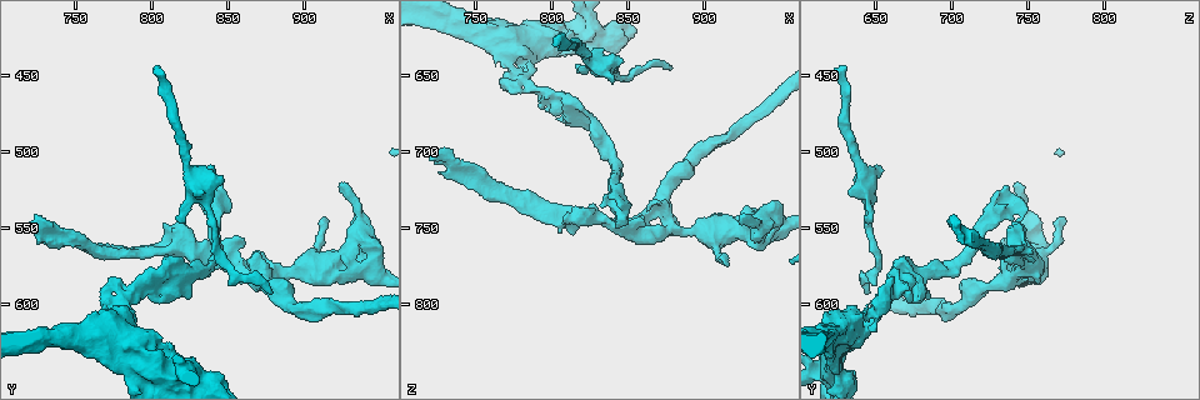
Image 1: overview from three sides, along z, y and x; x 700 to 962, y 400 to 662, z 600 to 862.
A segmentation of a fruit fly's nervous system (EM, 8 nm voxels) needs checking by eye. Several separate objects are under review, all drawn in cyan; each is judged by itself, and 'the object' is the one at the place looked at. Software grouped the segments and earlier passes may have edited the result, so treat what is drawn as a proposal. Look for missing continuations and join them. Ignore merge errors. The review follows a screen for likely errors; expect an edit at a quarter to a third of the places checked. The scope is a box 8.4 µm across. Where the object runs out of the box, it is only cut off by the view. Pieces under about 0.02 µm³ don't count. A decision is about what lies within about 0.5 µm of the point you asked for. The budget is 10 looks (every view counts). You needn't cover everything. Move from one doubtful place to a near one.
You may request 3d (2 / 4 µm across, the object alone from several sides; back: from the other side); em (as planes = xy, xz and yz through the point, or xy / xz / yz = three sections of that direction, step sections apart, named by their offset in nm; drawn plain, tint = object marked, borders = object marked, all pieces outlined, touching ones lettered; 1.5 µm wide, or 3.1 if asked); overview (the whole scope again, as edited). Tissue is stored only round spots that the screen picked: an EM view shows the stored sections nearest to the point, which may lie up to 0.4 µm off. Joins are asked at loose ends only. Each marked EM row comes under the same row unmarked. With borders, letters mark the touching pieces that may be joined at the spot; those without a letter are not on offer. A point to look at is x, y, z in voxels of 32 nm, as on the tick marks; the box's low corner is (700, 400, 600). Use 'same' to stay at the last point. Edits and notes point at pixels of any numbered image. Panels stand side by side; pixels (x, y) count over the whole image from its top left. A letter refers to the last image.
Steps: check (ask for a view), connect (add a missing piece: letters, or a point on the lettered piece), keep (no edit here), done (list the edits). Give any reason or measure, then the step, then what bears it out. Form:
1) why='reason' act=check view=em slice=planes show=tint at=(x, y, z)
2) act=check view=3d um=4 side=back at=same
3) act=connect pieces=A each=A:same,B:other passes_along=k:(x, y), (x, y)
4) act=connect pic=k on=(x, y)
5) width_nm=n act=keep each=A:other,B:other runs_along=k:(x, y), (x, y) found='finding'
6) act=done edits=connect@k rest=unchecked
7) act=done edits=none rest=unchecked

why='an open end' act=check view=em slice=planes show=borders at=(820, 570, 668)

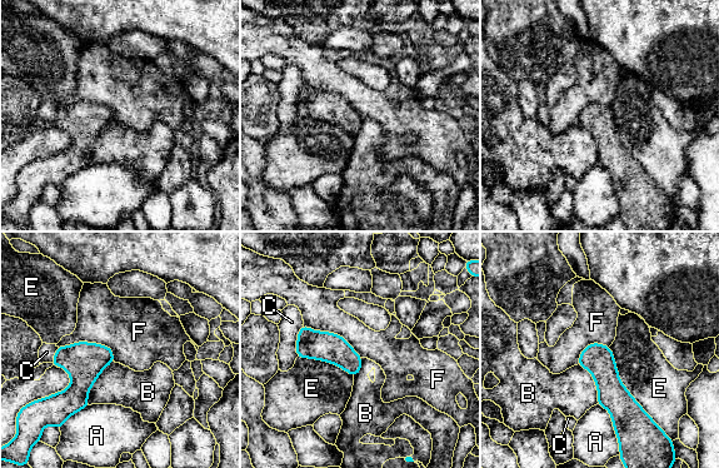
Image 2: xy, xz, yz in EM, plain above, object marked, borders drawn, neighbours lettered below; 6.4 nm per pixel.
width_nm=170 act=keep each=A:other,B:other,C:other,E:other,F:other runs_along=2:(595, 345), (618, 419) found='no lettered piece goes on from it'

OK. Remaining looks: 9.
why='tapers out' act=check view=em slice=planes show=tint at=(802, 444, 628)

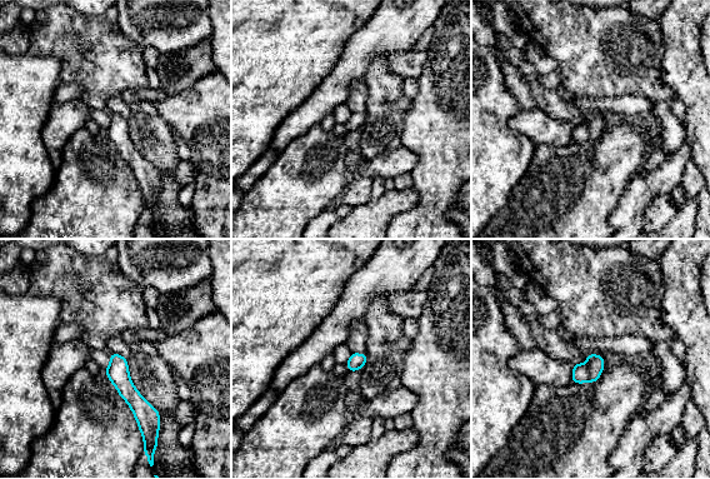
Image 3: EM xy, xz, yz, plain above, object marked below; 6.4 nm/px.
why='see the neighbours' act=check view=em slice=planes show=borders at=same

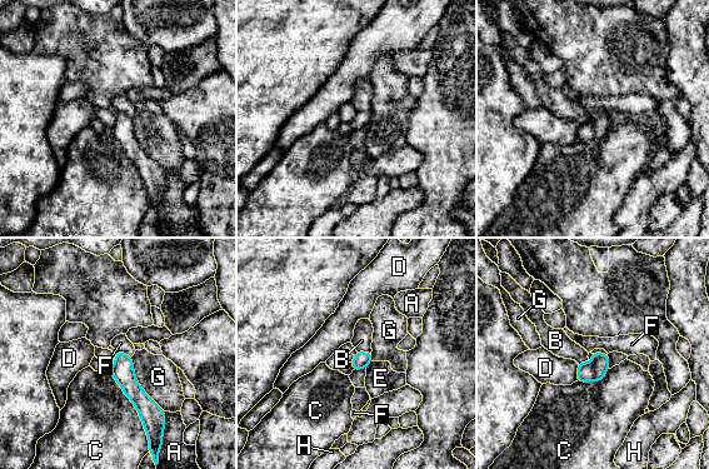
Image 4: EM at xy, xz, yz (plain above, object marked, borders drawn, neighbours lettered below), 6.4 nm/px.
longest_contact=C:500nm act=connect pieces=B each=A:other,B:same,C:other,D:other,E:other,F:other,G:other,H:other found='it goes on there'

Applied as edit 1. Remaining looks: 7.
act=check view=overview

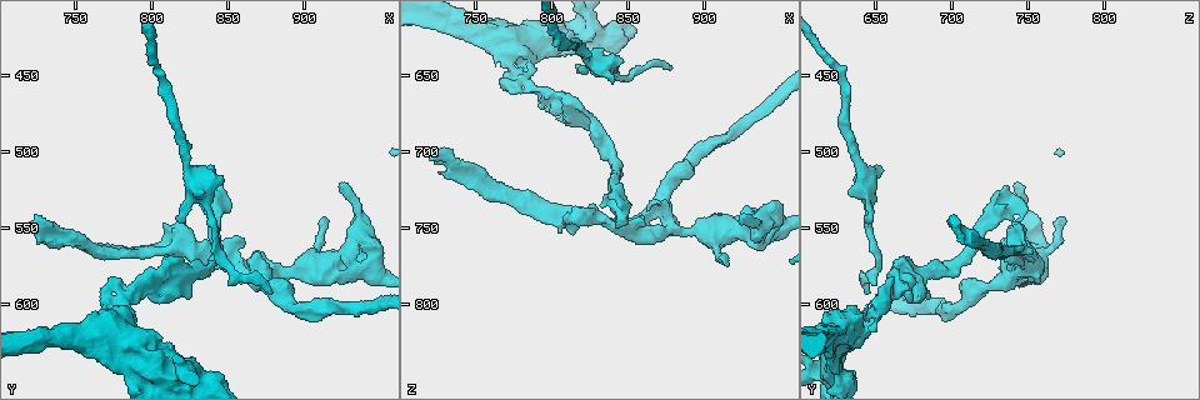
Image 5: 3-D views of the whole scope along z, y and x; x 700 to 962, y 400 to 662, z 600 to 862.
why='branch stops here' act=check view=3d um=4 at=(808, 548, 746)

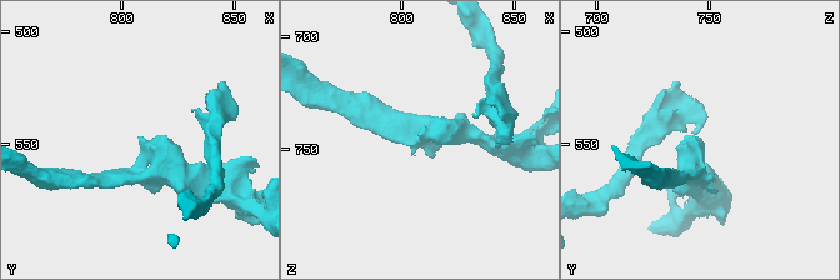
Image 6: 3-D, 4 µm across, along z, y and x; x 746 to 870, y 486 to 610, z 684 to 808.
why='now the EM' act=check view=em slice=xz step=4 show=borders at=(807, 548, 745)

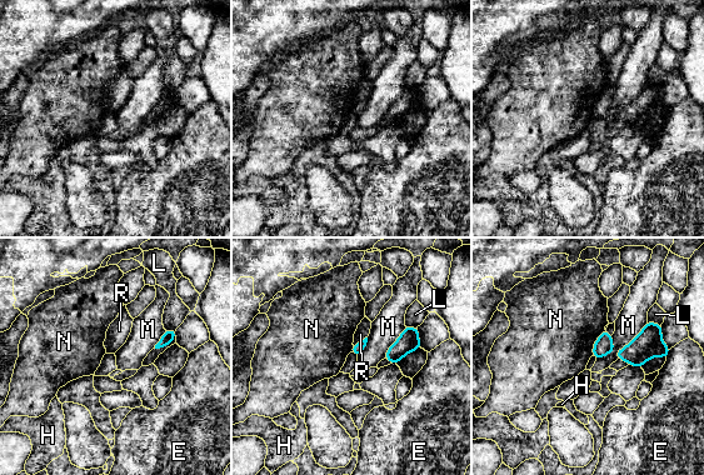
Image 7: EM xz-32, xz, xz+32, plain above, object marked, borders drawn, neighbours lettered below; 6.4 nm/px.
act=check view=em slice=yz step=4 show=borders at=same

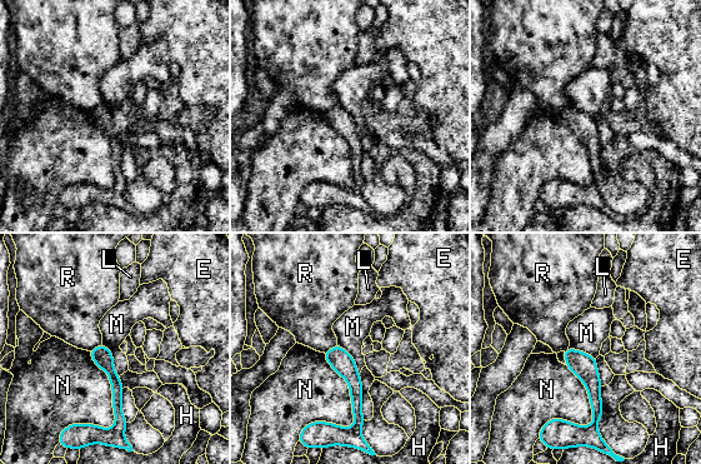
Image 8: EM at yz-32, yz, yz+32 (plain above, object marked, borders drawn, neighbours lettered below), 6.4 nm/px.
act=keep each=E:other,H:other,L:other,M:other,N:other,R:other border=8:(89, 352), (110, 383), (109, 429) found='none of them fits'

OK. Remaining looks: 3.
why='thin end' act=check view=3d um=4 at=(914, 542, 774)

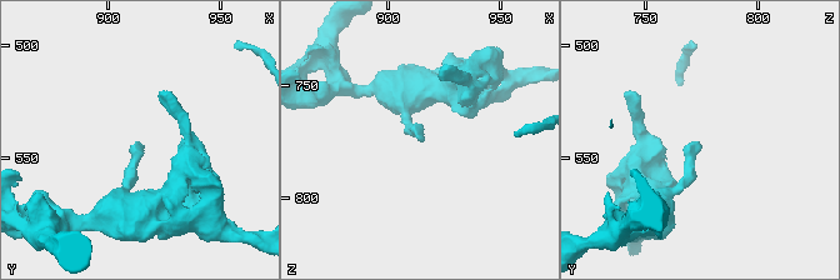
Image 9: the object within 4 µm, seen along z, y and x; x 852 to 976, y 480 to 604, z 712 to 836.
act=check view=em slice=planes show=borders at=(913, 543, 774)

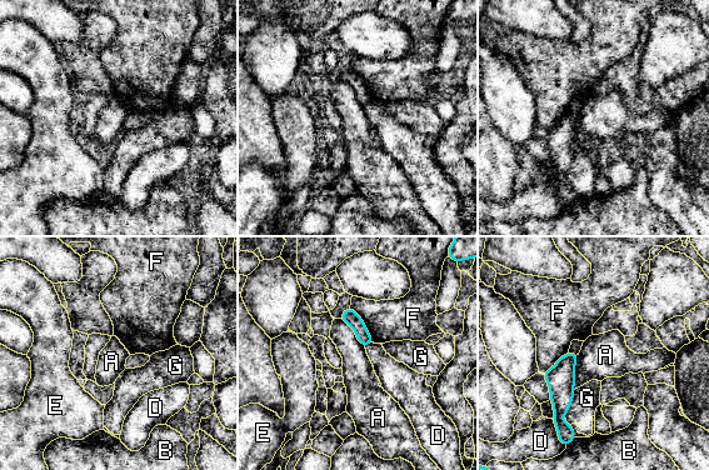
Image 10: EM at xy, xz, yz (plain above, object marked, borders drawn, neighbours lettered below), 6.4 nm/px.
width_nm=90 act=keep each=A:other,B:other,D:other,E:other,F:other,G:other runs_along=10:(574, 356), (562, 375), (564, 429) found='no lettered piece goes on from it'

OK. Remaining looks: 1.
act=done edits=connect@4 rest=unchecked

